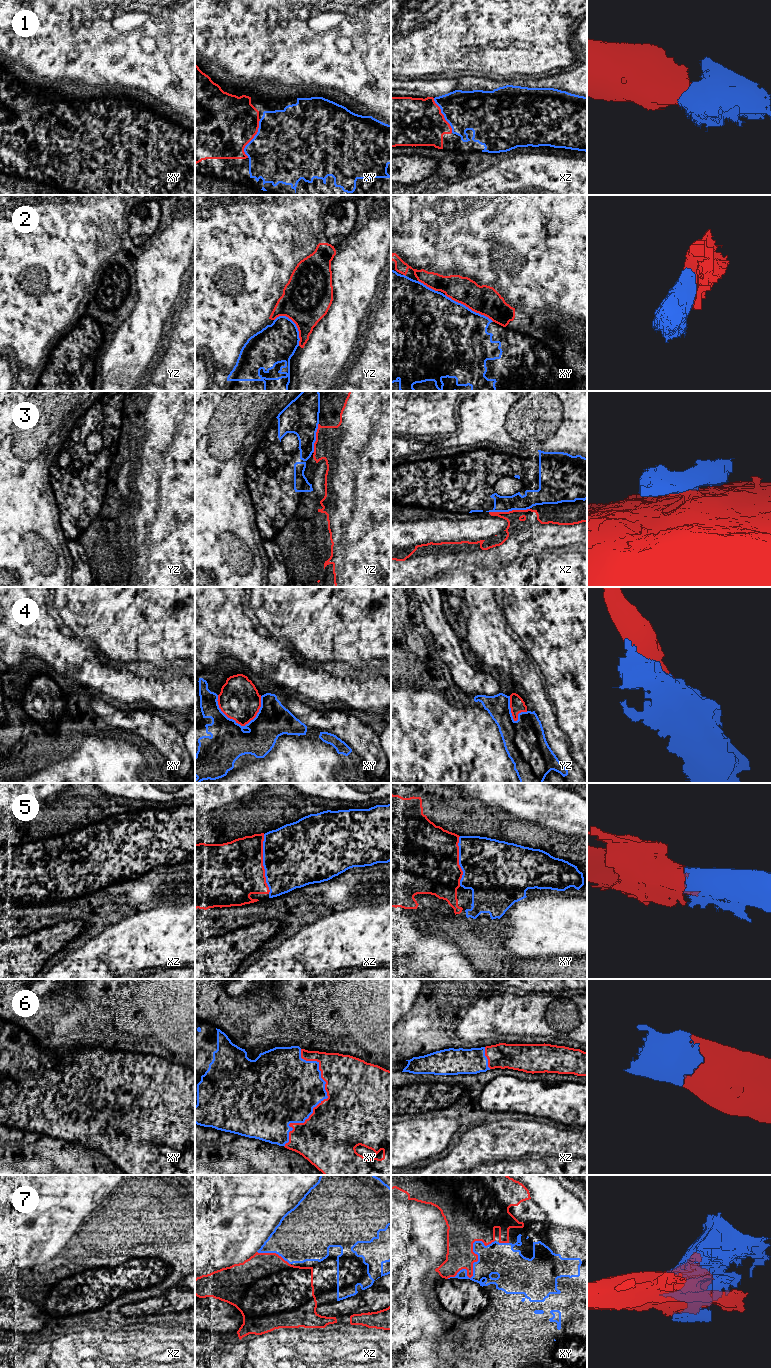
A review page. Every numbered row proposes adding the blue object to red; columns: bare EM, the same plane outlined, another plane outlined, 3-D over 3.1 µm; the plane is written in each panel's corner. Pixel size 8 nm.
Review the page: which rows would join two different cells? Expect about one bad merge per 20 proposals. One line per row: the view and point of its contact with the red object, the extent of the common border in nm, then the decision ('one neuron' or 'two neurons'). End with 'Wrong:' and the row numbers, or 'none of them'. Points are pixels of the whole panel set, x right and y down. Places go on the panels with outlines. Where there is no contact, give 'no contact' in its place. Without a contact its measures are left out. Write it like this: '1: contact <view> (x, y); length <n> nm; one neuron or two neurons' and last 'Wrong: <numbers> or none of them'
1: contact xy (253, 137); length 320 nm; one neuron
2: contact xy (469, 308); length 440 nm; two neurons
3: contact xz (509, 511); length 320 nm; two neurons
4: contact xy (236, 721); length 380 nm; one neuron
5: contact xz (262, 864); length 480 nm; one neuron
6: contact xy (324, 1099); length 800 nm; one neuron
7: contact xy (473, 1262); length 500 nm; one neuron
Wrong: 2, 3

